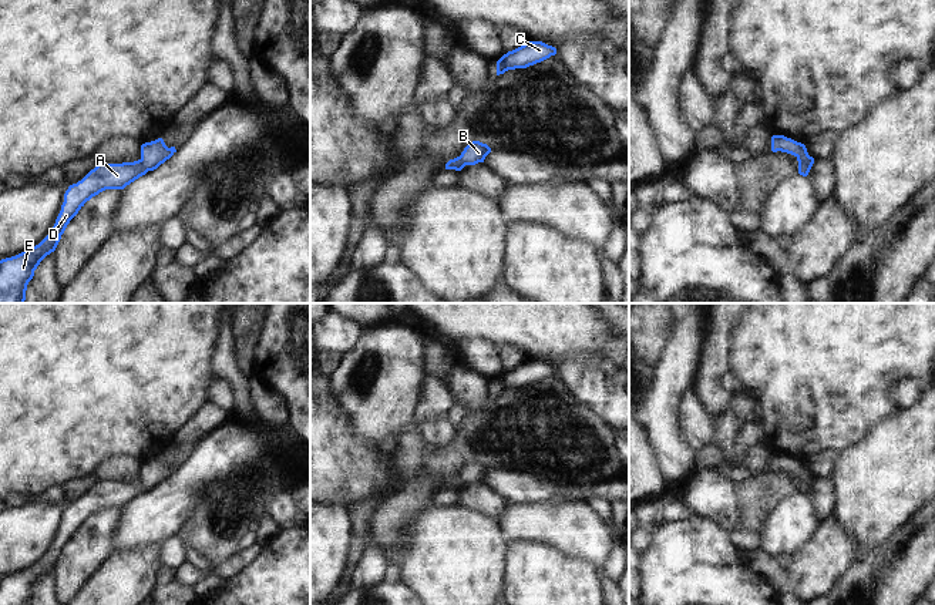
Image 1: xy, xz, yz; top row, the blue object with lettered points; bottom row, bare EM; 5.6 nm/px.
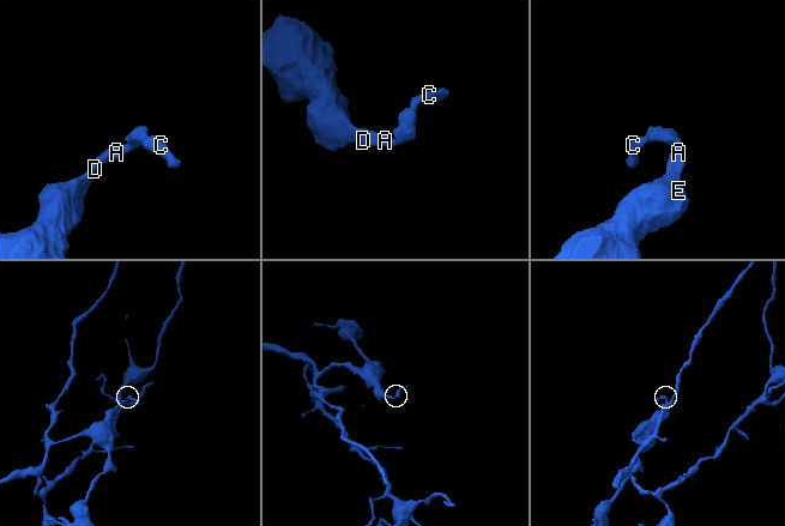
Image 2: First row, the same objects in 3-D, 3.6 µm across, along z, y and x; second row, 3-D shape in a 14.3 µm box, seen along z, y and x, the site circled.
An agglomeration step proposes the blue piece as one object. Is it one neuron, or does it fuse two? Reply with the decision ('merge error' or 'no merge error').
no merge error

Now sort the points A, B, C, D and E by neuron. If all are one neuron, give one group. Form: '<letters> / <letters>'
A B C D E

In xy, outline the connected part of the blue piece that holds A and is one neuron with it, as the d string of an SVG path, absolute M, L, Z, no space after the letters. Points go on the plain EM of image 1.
M162 457L141 464L141 477L134 481L98 483L81 500L68 505L61 530L50 552L36 565L0 579L0 605L27 605L40 581L56 569L70 540L87 520L105 508L124 508L127 504L157 488L176 471Z

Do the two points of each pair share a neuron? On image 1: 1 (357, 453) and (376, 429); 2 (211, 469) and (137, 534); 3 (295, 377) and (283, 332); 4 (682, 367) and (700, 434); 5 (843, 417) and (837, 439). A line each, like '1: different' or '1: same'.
1: different
2: same
3: same
4: different
5: same

